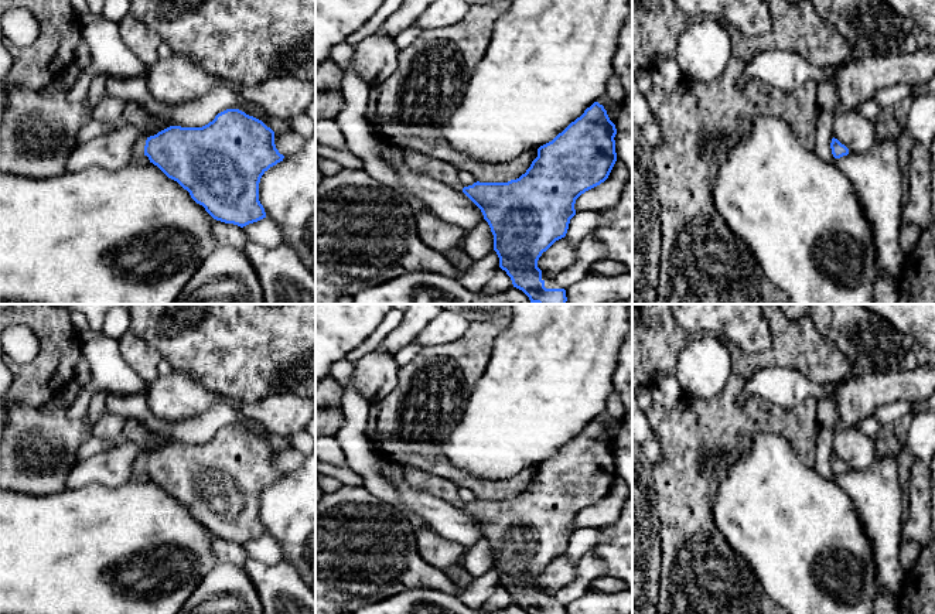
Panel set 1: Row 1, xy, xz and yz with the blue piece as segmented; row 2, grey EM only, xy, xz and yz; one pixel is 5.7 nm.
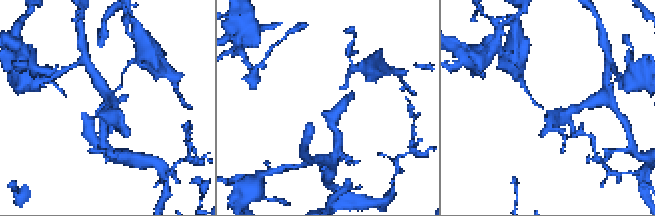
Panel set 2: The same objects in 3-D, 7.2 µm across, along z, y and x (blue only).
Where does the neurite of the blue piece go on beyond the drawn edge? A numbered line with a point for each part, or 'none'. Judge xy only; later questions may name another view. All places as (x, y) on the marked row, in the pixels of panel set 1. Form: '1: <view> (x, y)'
1: xy (139, 147)

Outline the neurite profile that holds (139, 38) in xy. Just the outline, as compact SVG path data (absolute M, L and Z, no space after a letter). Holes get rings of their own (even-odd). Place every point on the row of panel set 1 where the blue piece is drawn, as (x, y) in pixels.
M126 14L119 23L119 31L126 47L147 66L153 65L160 57L157 48L161 38L144 23L132 14Z

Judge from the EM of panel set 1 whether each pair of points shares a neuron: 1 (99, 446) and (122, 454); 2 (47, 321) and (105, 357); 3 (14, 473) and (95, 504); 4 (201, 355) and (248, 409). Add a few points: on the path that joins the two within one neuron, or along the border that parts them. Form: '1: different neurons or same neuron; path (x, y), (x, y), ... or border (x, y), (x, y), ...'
1: different neurons; border (120, 440), (111, 449), (79, 460)
2: different neurons; border (78, 336), (82, 354)
3: different neurons; border (65, 487), (48, 494), (27, 494)
4: different neurons; border (272, 394), (253, 402), (231, 399)

